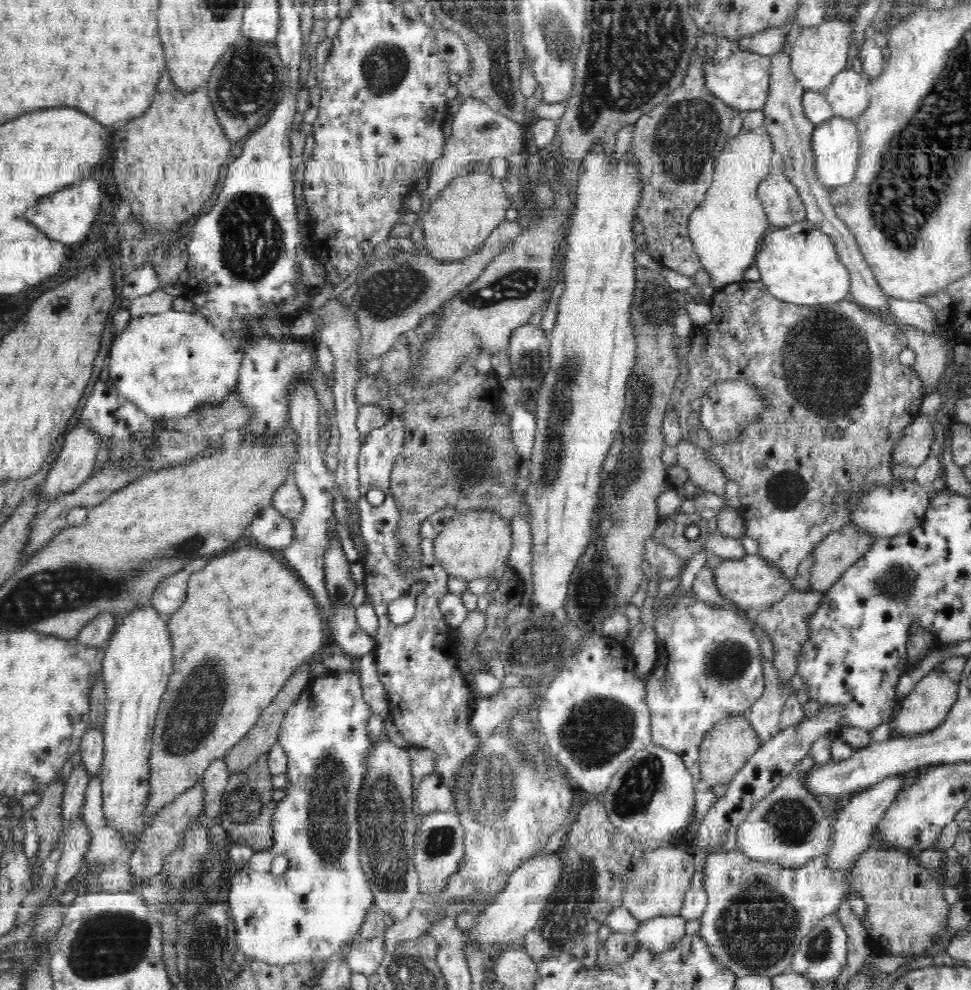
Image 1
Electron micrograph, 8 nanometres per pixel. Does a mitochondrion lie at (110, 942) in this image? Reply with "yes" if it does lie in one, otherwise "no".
yes

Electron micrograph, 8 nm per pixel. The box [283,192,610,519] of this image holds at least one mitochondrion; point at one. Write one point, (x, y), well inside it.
(558, 386)

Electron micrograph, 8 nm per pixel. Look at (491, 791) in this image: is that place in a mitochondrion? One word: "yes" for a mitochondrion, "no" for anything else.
yes

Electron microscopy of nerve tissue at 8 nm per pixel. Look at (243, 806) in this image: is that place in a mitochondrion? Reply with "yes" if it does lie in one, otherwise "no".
yes

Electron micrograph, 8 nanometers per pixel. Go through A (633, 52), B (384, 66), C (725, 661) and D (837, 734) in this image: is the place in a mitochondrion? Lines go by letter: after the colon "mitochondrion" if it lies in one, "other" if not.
A: mitochondrion
B: mitochondrion
C: mitochondrion
D: other

